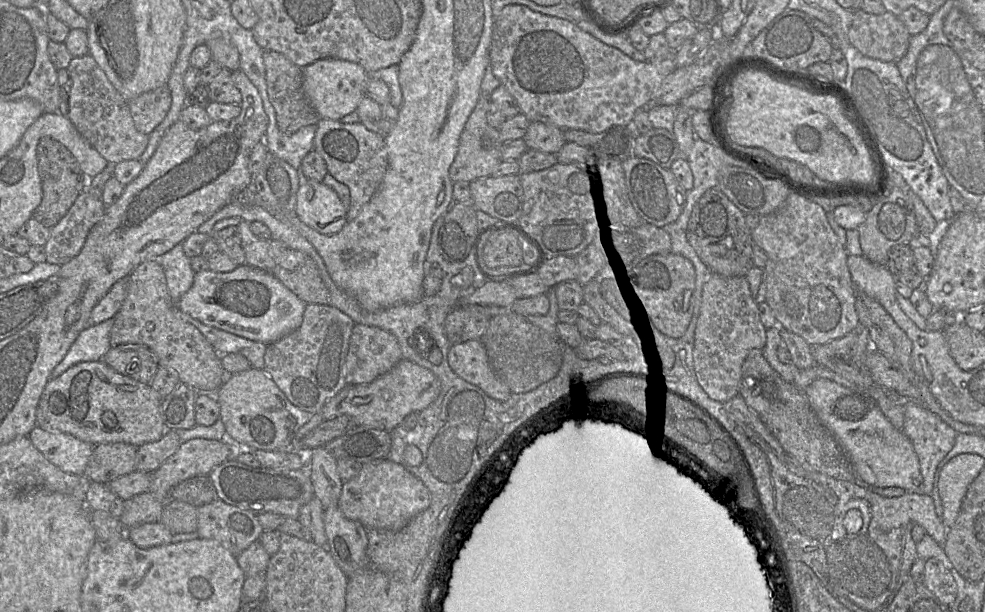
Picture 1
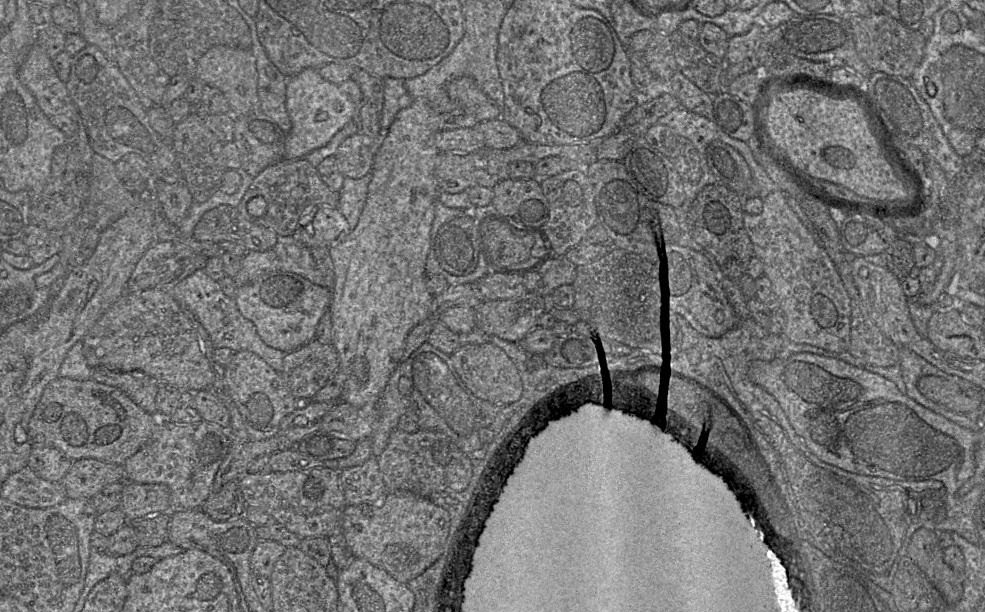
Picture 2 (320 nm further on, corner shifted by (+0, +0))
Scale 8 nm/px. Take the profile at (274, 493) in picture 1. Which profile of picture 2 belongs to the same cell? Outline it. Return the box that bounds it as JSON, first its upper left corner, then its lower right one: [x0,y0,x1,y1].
[238,467,347,539]

